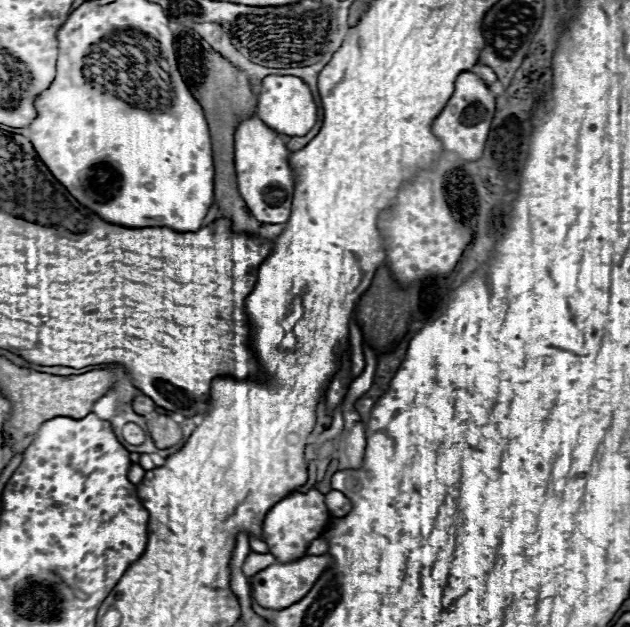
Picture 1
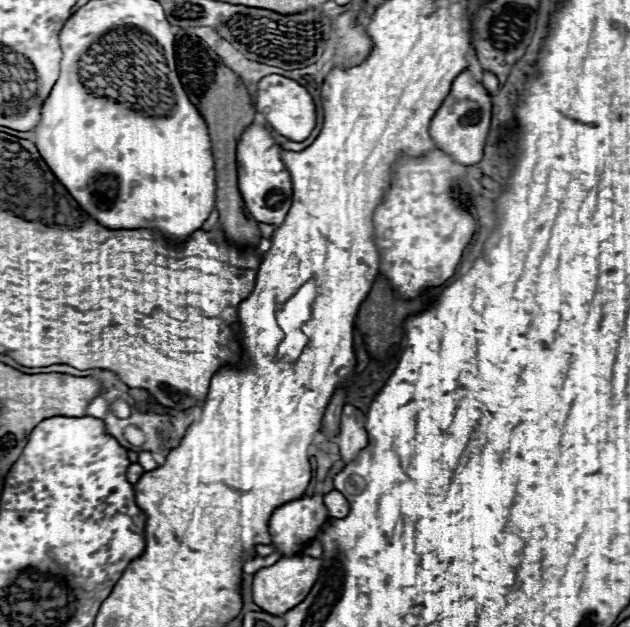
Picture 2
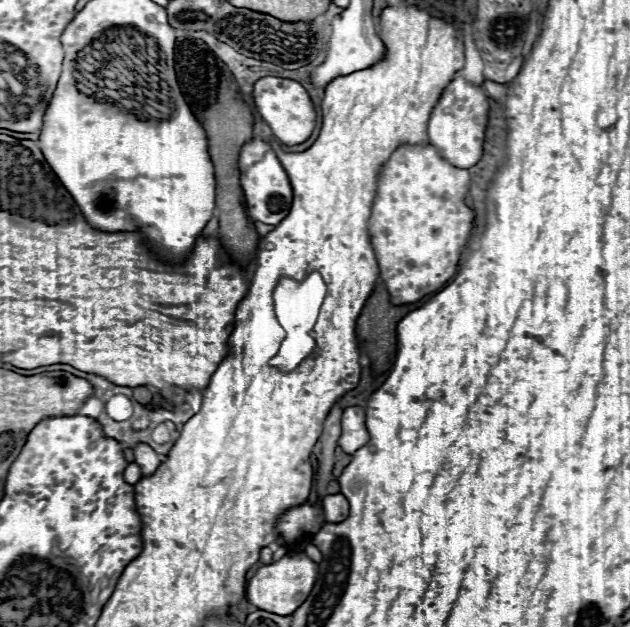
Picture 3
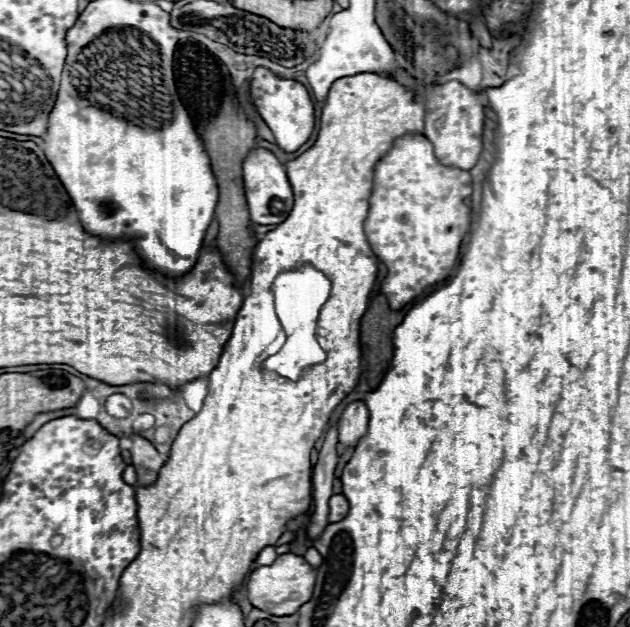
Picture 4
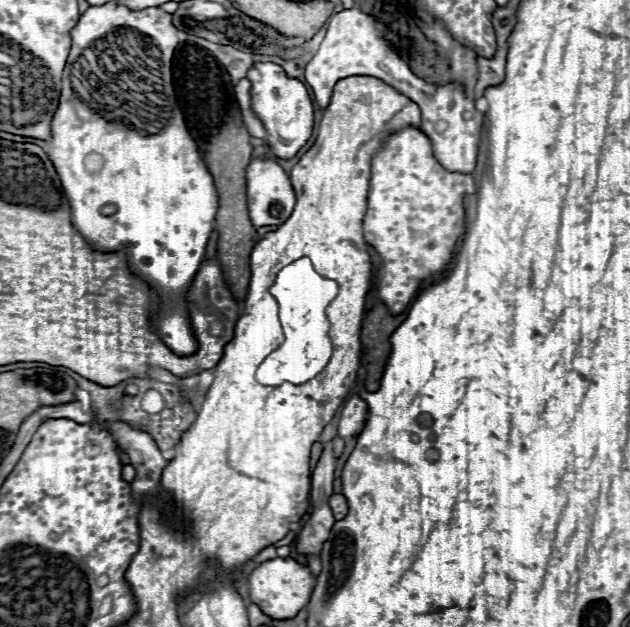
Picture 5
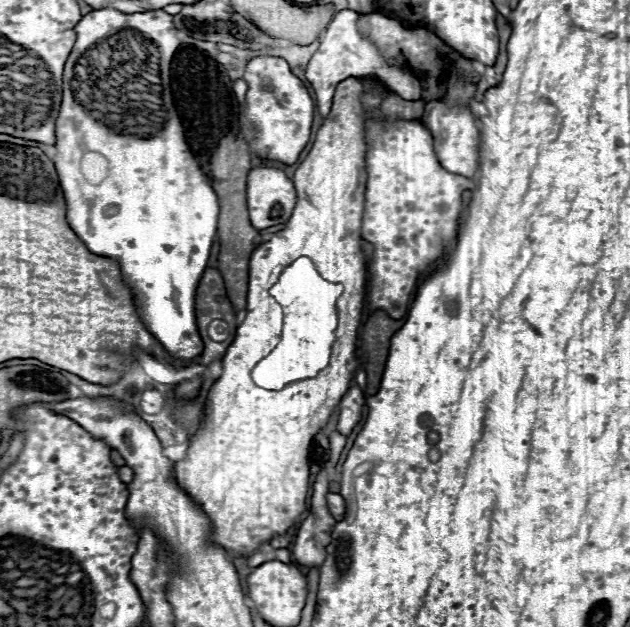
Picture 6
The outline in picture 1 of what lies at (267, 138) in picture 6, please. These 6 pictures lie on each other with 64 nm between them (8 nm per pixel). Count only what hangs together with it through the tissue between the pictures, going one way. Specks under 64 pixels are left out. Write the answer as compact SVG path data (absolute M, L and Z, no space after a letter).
M266 76L258 94L256 114L268 128L276 132L288 136L304 136L316 122L316 102L308 84L298 76Z

